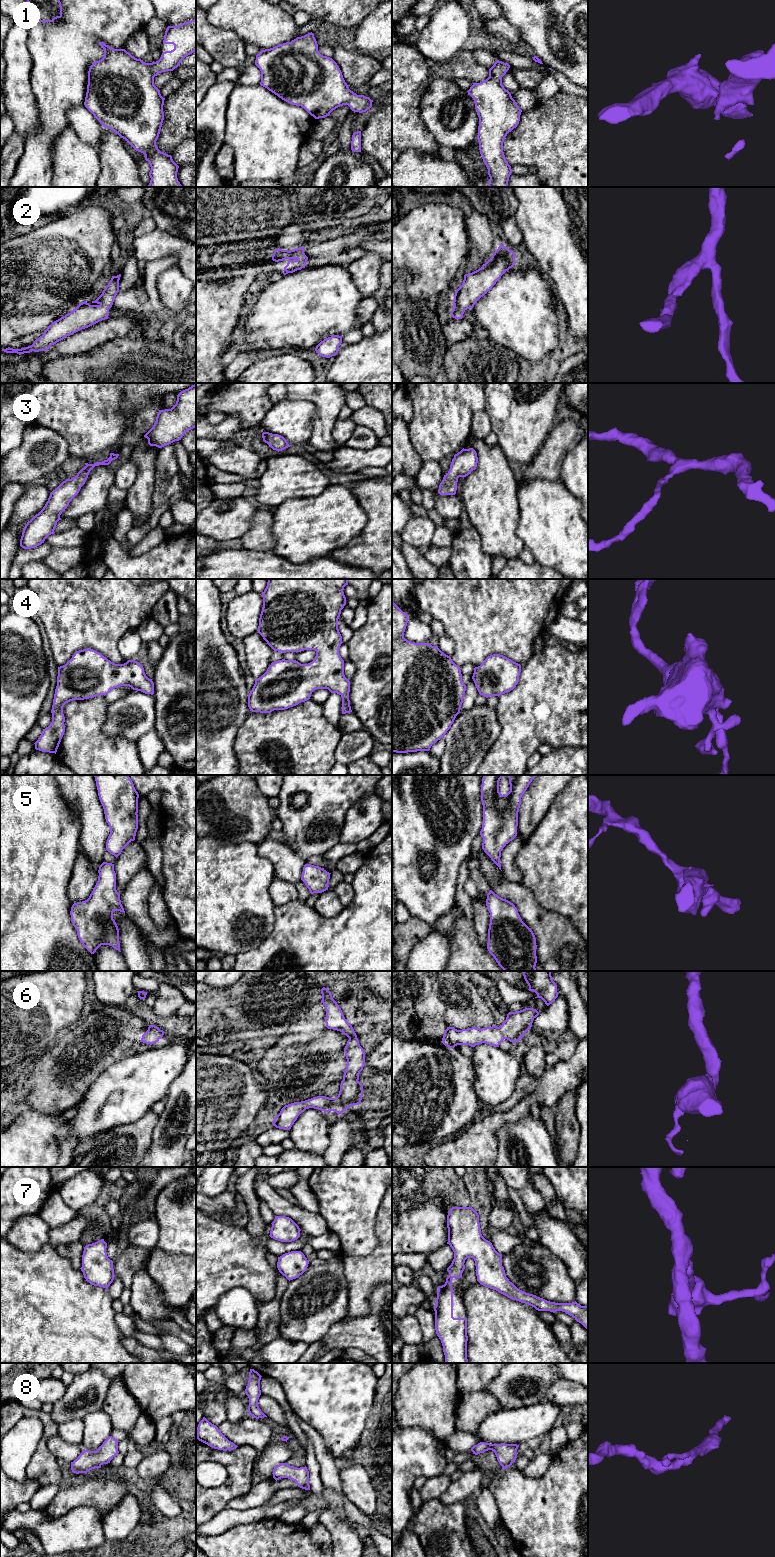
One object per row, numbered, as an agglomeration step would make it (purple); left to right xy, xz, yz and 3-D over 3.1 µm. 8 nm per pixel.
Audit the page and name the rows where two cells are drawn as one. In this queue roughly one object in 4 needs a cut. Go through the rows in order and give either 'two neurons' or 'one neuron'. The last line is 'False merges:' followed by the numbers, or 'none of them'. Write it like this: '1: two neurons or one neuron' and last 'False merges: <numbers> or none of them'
1: one neuron
2: one neuron
3: one neuron
4: one neuron
5: one neuron
6: one neuron
7: one neuron
8: one neuron
False merges: none of them

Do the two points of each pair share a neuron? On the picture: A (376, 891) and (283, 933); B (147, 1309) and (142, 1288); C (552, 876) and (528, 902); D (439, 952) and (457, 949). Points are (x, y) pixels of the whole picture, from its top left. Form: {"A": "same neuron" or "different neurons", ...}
{"A": "same neuron", "B": "same neuron", "C": "different neurons", "D": "different neurons"}

